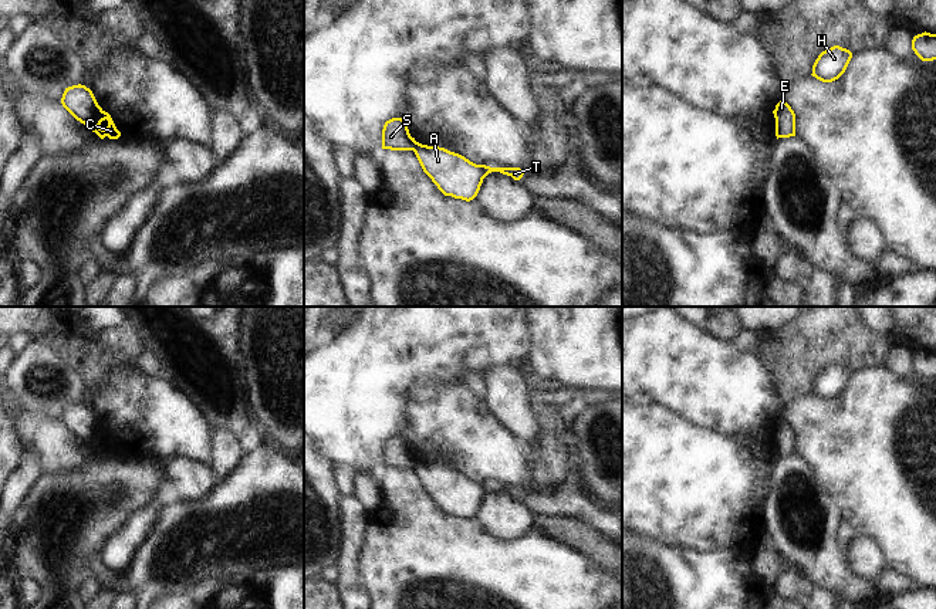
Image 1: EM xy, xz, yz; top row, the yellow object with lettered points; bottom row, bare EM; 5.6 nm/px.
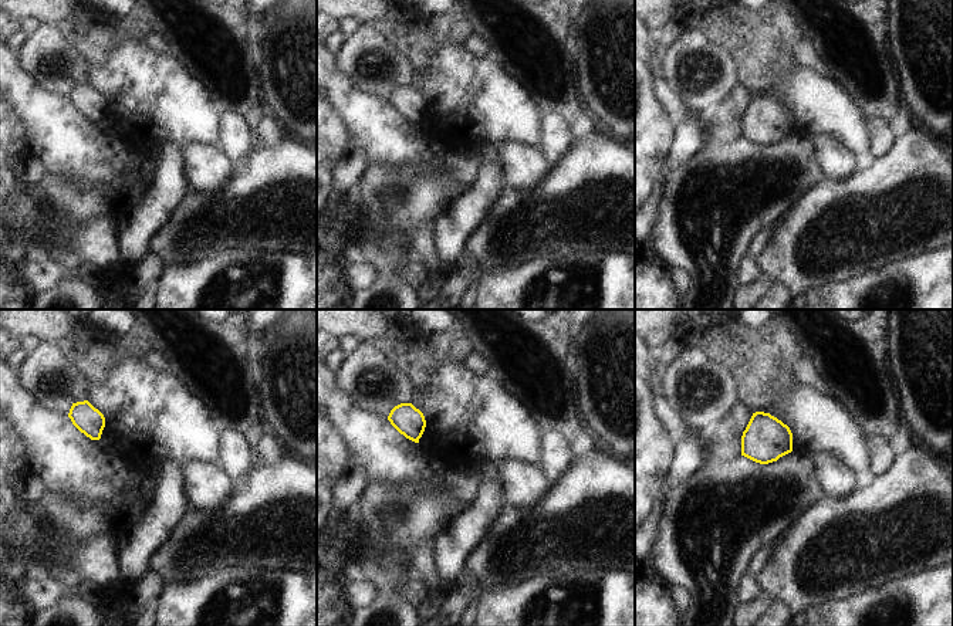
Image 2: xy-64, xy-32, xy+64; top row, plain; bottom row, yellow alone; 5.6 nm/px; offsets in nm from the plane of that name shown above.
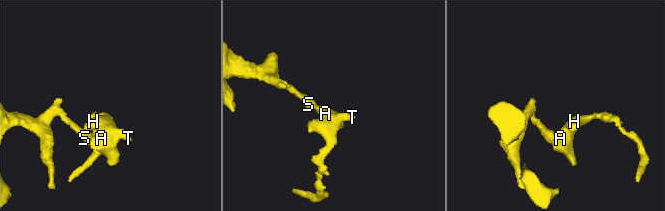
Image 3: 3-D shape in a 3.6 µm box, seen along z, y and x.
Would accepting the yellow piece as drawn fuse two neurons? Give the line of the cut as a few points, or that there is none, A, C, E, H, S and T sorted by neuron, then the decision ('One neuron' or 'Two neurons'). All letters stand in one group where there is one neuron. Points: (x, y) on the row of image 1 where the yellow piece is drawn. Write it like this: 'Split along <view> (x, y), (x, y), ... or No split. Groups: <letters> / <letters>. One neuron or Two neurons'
Split along xy (98, 105), (88, 122). Groups: A C E H T / S. Two neurons

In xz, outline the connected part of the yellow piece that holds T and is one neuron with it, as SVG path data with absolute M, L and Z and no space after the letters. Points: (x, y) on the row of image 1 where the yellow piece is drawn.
M415 143L413 152L423 169L437 189L445 196L473 200L483 183L483 179L491 172L500 172L520 180L524 172L520 168L490 168L476 165L464 156L439 146Z

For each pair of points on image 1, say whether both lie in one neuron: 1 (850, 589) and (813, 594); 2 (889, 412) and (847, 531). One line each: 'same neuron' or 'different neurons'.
1: different neurons
2: different neurons

